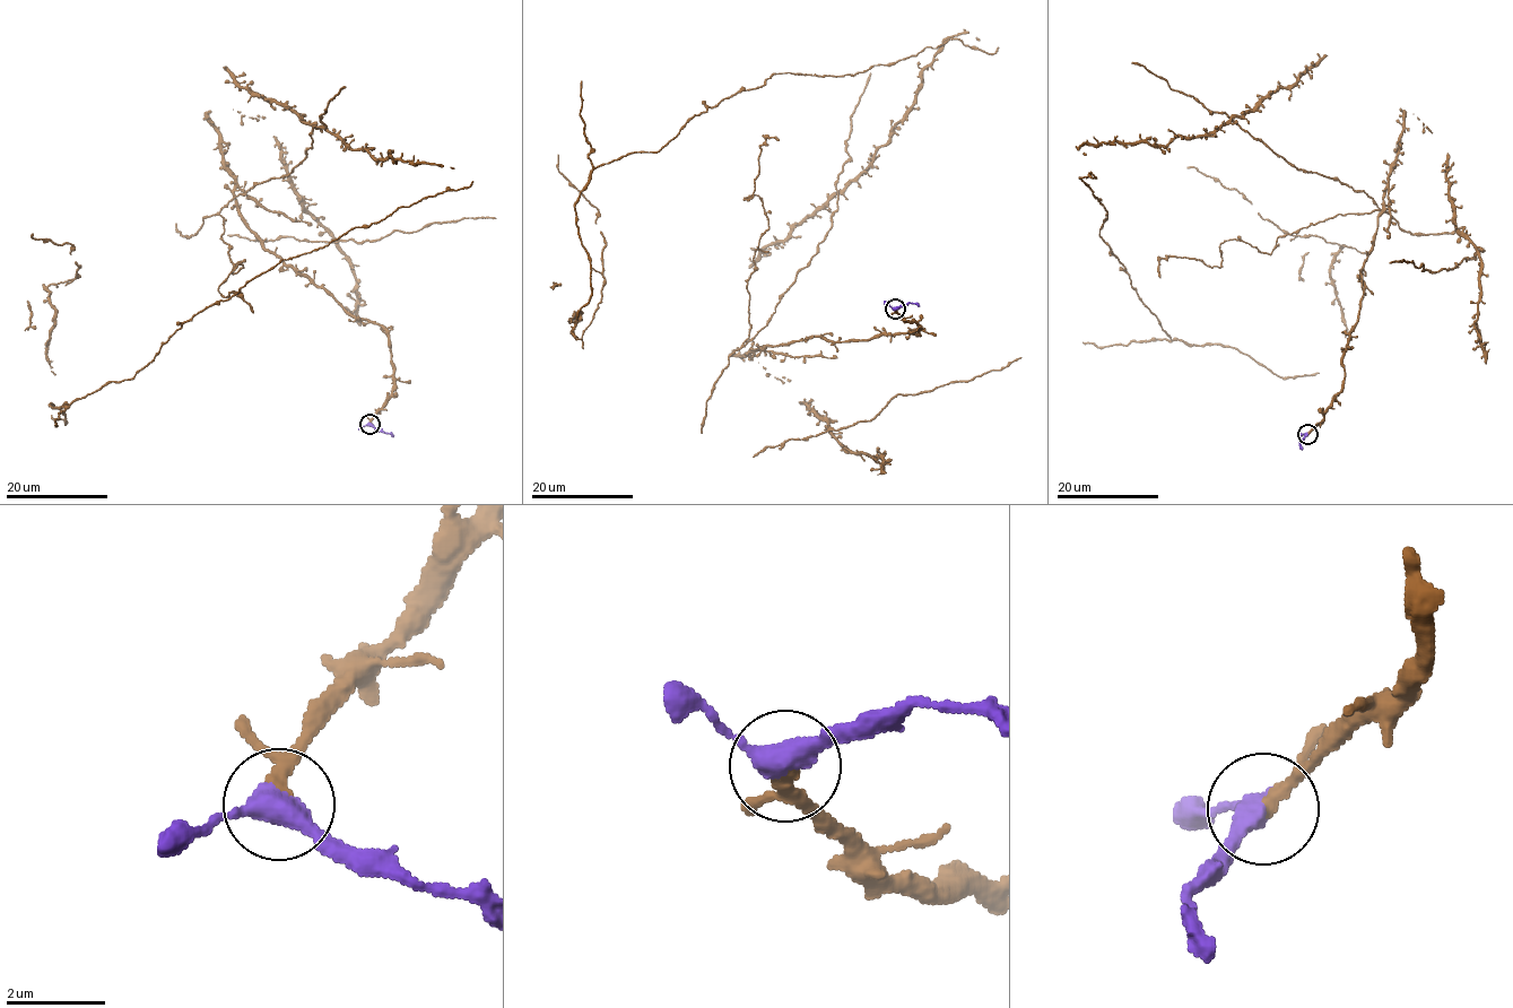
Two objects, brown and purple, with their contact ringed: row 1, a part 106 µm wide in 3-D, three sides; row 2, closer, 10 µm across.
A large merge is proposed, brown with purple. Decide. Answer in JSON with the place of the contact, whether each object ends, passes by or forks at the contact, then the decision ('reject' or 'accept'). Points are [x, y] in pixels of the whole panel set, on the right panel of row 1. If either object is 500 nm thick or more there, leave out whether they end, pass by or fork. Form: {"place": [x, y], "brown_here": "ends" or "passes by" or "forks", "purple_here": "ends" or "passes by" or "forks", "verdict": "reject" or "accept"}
{"place": [1307, 434], "brown_here": "passes by", "purple_here": "passes by", "verdict": "accept"}

